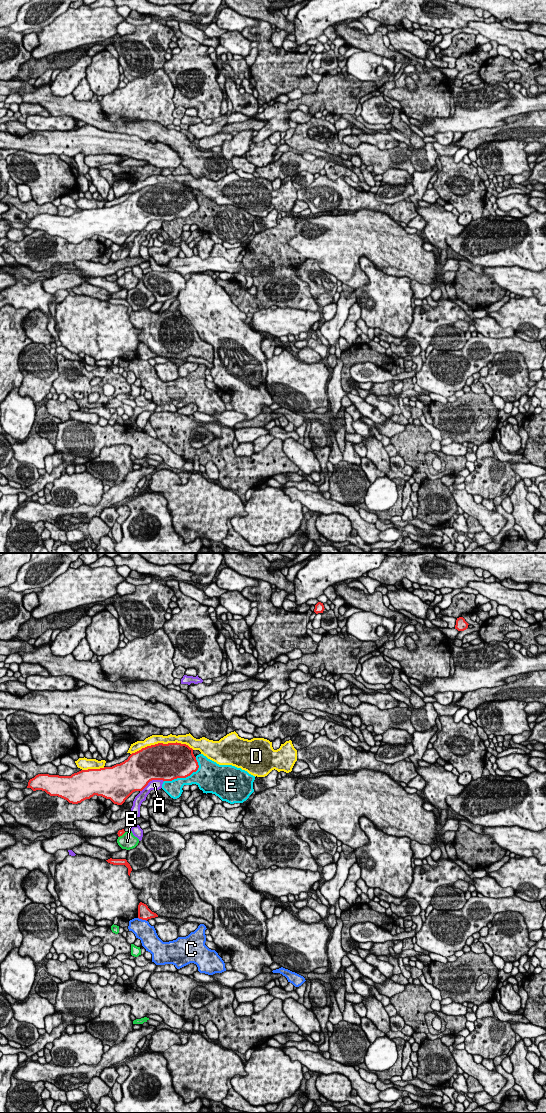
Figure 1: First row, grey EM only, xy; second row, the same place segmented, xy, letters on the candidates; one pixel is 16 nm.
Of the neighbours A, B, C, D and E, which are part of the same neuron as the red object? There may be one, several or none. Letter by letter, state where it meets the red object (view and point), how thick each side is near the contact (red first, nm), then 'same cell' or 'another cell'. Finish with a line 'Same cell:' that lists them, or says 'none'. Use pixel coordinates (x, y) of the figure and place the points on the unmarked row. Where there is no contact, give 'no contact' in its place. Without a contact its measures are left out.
A: contact xy (151, 220); calibres 500 and 160 nm; another cell
B: contact xy (122, 274); calibres 90 and 260 nm; another cell
C: contact xy (142, 359); calibres 220 and 300 nm; another cell
D: contact xy (162, 183); calibres 480 and 160 nm; another cell
E: contact xy (186, 216); calibres 500 and 280 nm; another cell
Same cell: none

